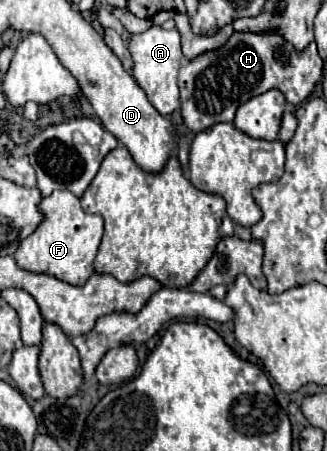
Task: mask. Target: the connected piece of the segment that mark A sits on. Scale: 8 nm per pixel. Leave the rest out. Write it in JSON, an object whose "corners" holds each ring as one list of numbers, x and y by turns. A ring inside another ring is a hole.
{"corners":[[151,25,147,31,137,33,129,41,129,53,133,57,133,77,135,81,145,89,149,101,155,105,155,109,161,115,169,115,175,109,181,107,179,101,179,87,177,87,177,73,183,63,183,53,181,53,181,35,177,29,163,29,157,25]]}

